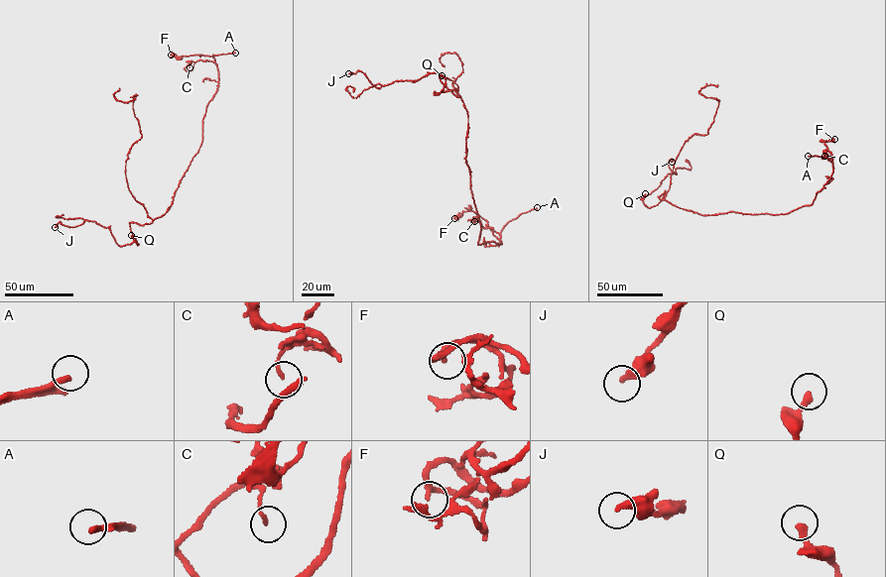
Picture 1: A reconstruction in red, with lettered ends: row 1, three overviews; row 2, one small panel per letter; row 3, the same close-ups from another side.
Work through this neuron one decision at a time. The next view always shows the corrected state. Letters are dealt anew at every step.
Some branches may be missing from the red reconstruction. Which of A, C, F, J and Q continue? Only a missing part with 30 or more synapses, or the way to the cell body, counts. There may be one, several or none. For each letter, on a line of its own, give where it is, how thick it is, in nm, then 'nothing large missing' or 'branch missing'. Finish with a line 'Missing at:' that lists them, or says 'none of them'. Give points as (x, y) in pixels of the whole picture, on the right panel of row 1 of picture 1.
A: (808, 156) | 180 nm | branch missing
C: (824, 156) | 140 nm | nothing large missing
F: (834, 139) | 190 nm | nothing large missing
J: (672, 162) | 320 nm | nothing large missing
Q: (645, 193) | 260 nm | nothing large missing
Missing at: A

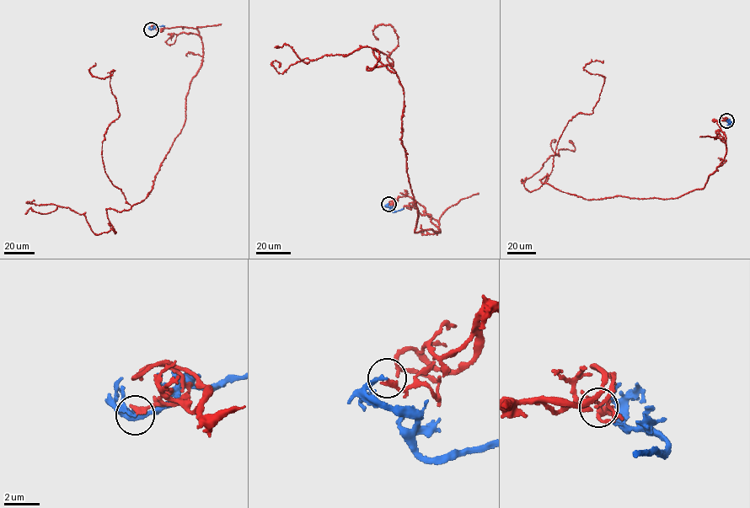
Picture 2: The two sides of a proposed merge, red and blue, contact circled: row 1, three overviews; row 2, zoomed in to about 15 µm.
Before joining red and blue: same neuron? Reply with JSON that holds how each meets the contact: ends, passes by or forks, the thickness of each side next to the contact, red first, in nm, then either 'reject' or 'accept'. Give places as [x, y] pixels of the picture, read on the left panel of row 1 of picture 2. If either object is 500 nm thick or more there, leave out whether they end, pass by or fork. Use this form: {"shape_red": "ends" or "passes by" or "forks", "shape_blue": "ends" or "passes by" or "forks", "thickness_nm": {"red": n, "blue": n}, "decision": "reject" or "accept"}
{"shape_red": "ends", "shape_blue": "ends", "thickness_nm": {"red": 280, "blue": 180}, "decision": "reject"}

